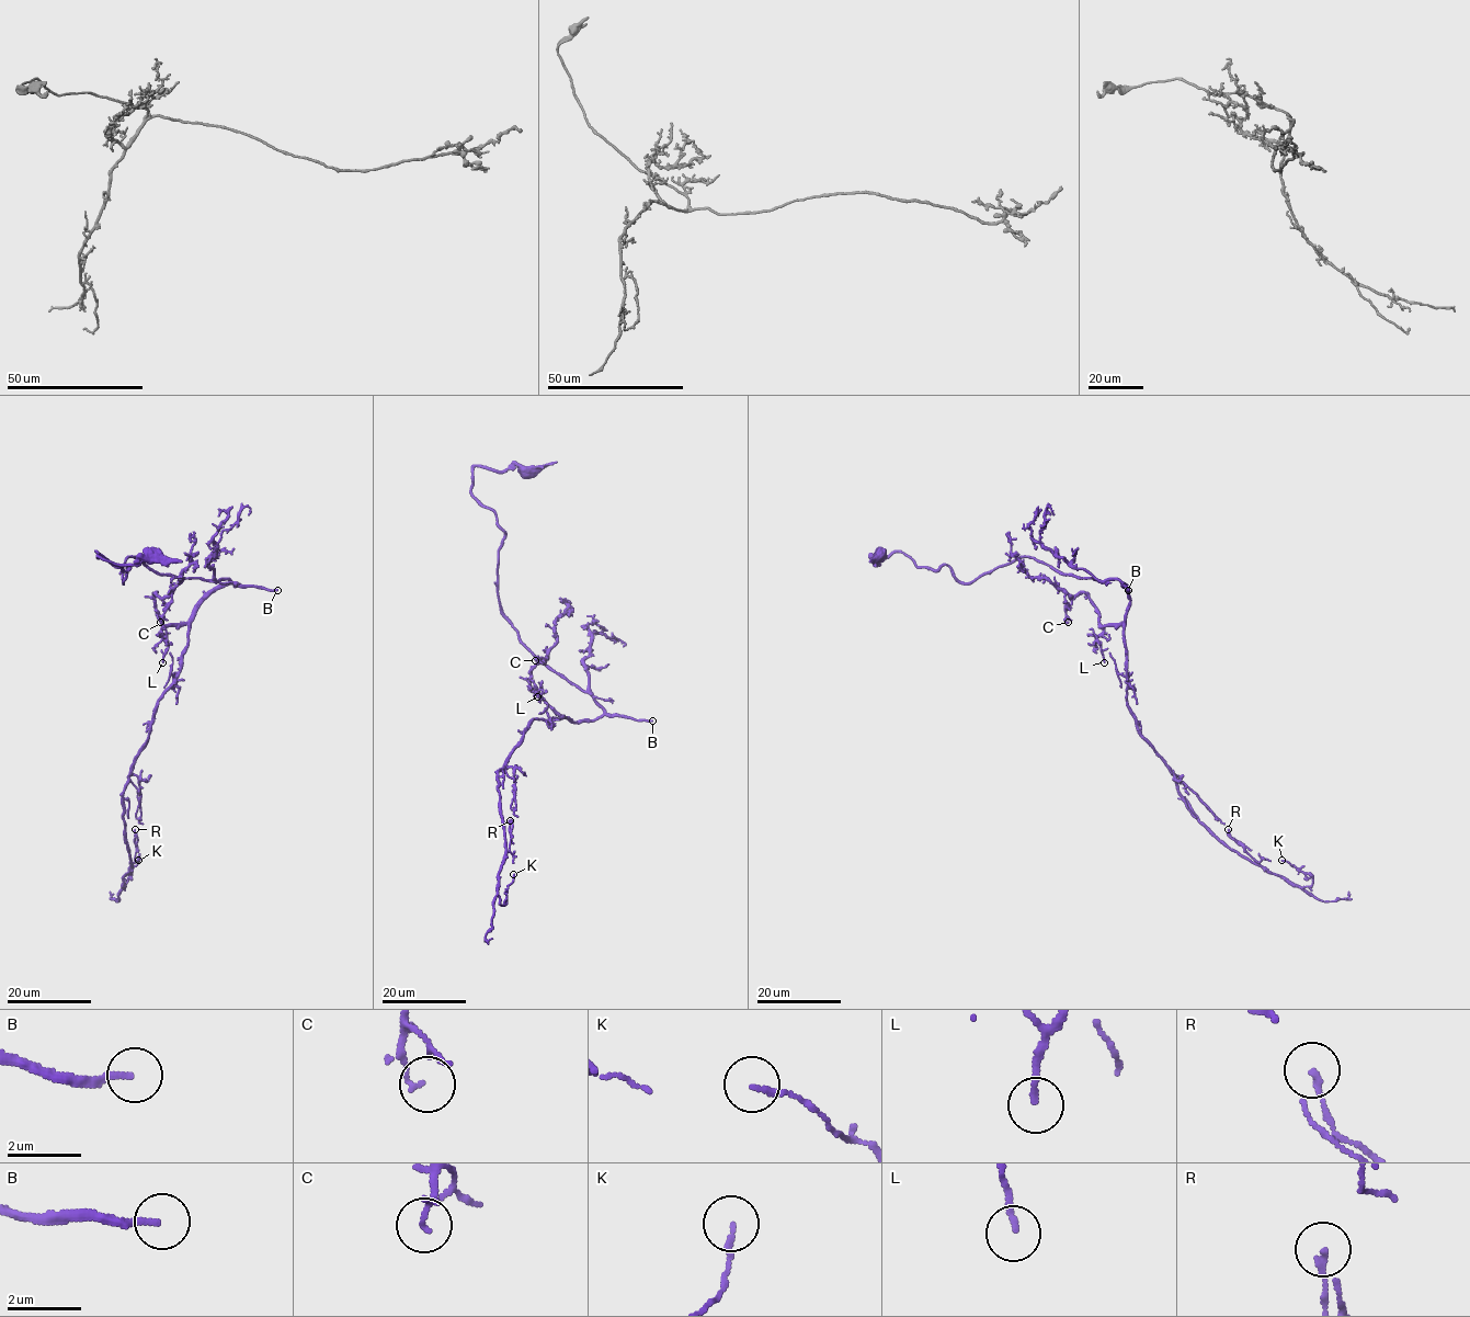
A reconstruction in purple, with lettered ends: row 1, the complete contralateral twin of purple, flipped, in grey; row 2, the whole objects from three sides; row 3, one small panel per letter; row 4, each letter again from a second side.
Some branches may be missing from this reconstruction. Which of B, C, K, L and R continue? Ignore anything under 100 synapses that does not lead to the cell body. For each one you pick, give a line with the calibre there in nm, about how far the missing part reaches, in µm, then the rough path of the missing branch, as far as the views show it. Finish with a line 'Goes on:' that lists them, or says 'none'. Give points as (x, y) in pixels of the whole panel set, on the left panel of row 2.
B: Thickness 170 nm. Missing length about 160 µm
Goes on: B

